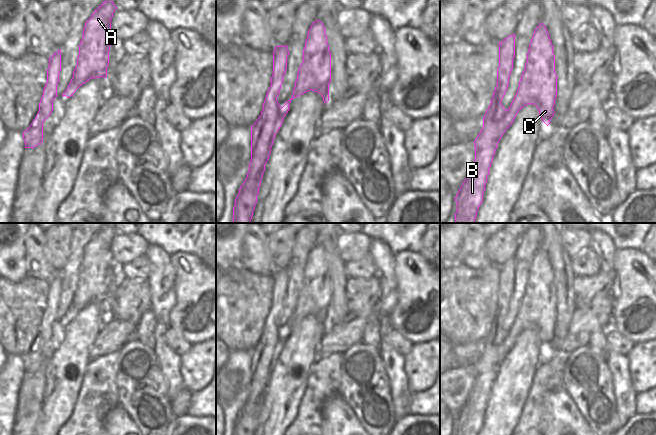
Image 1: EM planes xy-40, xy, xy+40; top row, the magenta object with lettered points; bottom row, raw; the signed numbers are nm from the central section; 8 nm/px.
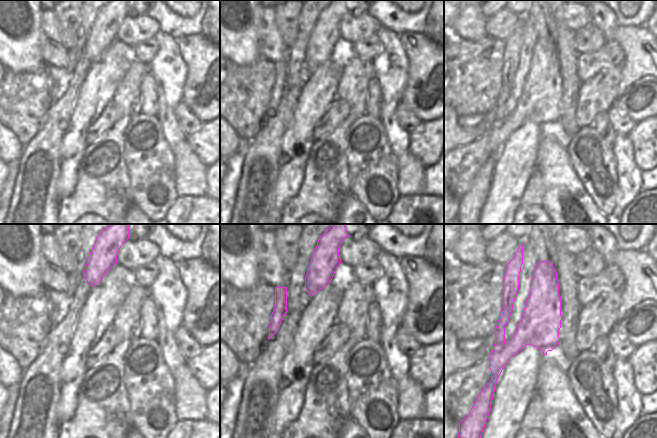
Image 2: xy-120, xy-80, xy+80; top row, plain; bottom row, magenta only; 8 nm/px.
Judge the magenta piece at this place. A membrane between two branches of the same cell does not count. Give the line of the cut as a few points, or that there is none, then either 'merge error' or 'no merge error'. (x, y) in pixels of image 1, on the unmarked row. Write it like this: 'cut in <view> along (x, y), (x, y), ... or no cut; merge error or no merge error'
cut in xy along (279, 330), (281, 341), (275, 349), (275, 357); merge error

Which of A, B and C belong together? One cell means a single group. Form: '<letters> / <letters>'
A C / B

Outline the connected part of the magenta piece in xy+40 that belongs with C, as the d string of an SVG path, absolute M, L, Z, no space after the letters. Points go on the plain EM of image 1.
M541 246L533 257L517 317L506 340L499 347L499 353L507 354L517 337L528 328L537 331L541 343L548 350L555 337L556 321L555 279L549 257Z

